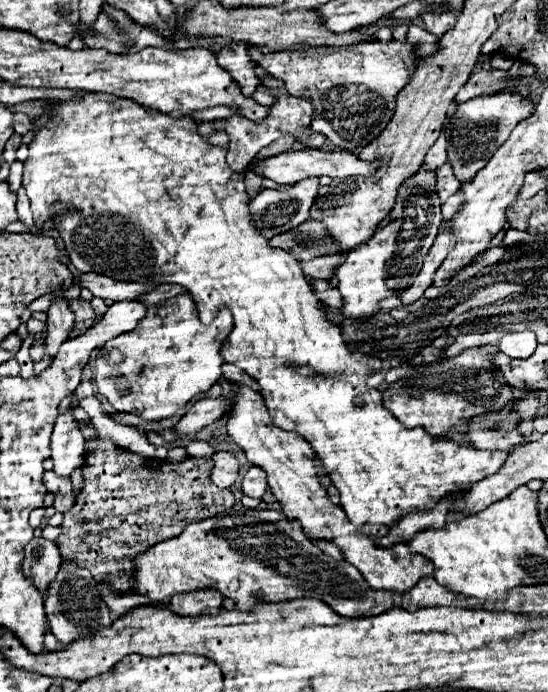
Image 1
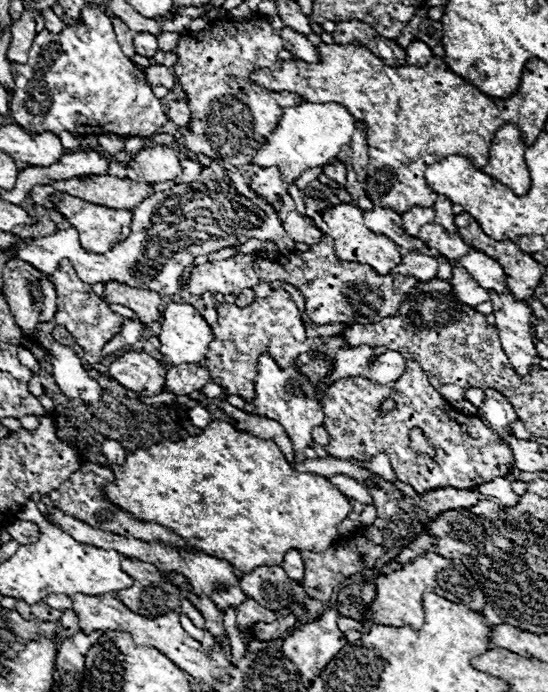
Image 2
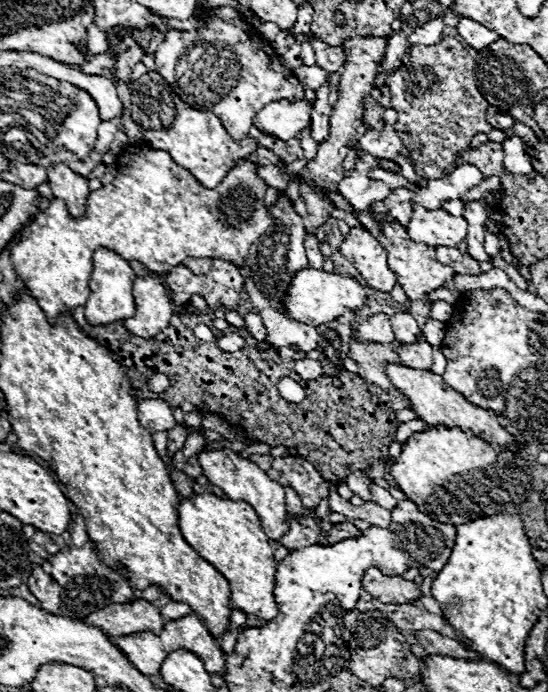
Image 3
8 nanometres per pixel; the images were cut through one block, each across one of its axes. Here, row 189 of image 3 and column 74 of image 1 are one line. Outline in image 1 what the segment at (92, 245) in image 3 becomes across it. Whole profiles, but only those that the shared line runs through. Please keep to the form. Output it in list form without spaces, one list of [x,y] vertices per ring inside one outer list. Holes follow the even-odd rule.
[[[88,92],[82,100],[66,100],[66,102],[54,102],[48,110],[54,112],[52,116],[52,124],[40,128],[34,136],[34,140],[30,142],[30,156],[24,162],[24,188],[26,194],[30,198],[30,206],[34,212],[34,222],[36,226],[42,226],[44,220],[54,220],[56,228],[64,240],[66,252],[74,264],[74,268],[78,272],[98,272],[104,276],[110,276],[114,280],[132,280],[132,282],[170,282],[170,284],[180,284],[184,288],[188,288],[196,308],[198,308],[198,316],[202,320],[202,324],[210,324],[216,314],[220,312],[222,306],[226,306],[232,316],[234,316],[234,330],[230,332],[230,336],[226,338],[224,346],[222,346],[222,358],[226,362],[236,364],[238,368],[242,368],[248,376],[252,376],[256,380],[256,384],[262,388],[260,394],[266,402],[266,408],[274,420],[274,424],[278,424],[284,430],[292,430],[300,436],[304,436],[308,440],[308,444],[312,446],[312,450],[316,452],[318,460],[324,460],[324,470],[330,476],[332,484],[338,488],[340,492],[340,504],[344,508],[344,512],[348,514],[348,518],[356,524],[362,526],[366,522],[370,524],[384,524],[384,526],[392,526],[400,516],[406,515],[413,510],[430,510],[438,500],[449,494],[458,494],[462,488],[466,488],[468,484],[478,482],[480,478],[494,474],[506,460],[508,452],[506,450],[496,450],[496,452],[486,452],[486,450],[478,450],[472,448],[470,444],[456,444],[454,440],[440,440],[436,436],[430,436],[422,426],[416,426],[412,430],[404,428],[394,416],[392,412],[388,412],[382,406],[382,392],[376,388],[368,388],[366,378],[372,370],[380,370],[382,368],[382,360],[368,356],[364,352],[352,350],[344,338],[342,338],[342,330],[340,326],[336,326],[332,320],[328,320],[328,314],[324,312],[324,304],[318,300],[316,292],[312,290],[312,286],[308,284],[298,260],[294,260],[286,250],[280,248],[270,248],[268,240],[264,236],[260,236],[260,232],[256,230],[256,226],[252,224],[250,212],[248,212],[248,196],[246,196],[246,188],[244,188],[244,174],[236,174],[226,166],[226,148],[220,146],[212,146],[208,144],[200,134],[198,134],[198,126],[196,122],[188,116],[184,116],[184,120],[172,120],[172,116],[160,116],[160,112],[148,112],[148,108],[144,108],[142,104],[136,104],[132,100],[126,98],[116,98],[110,94],[92,94]],[[54,202],[64,202],[68,208],[76,208],[78,212],[64,212],[58,216],[52,216],[50,206]],[[356,398],[364,398],[364,404],[358,406],[354,404]]]

